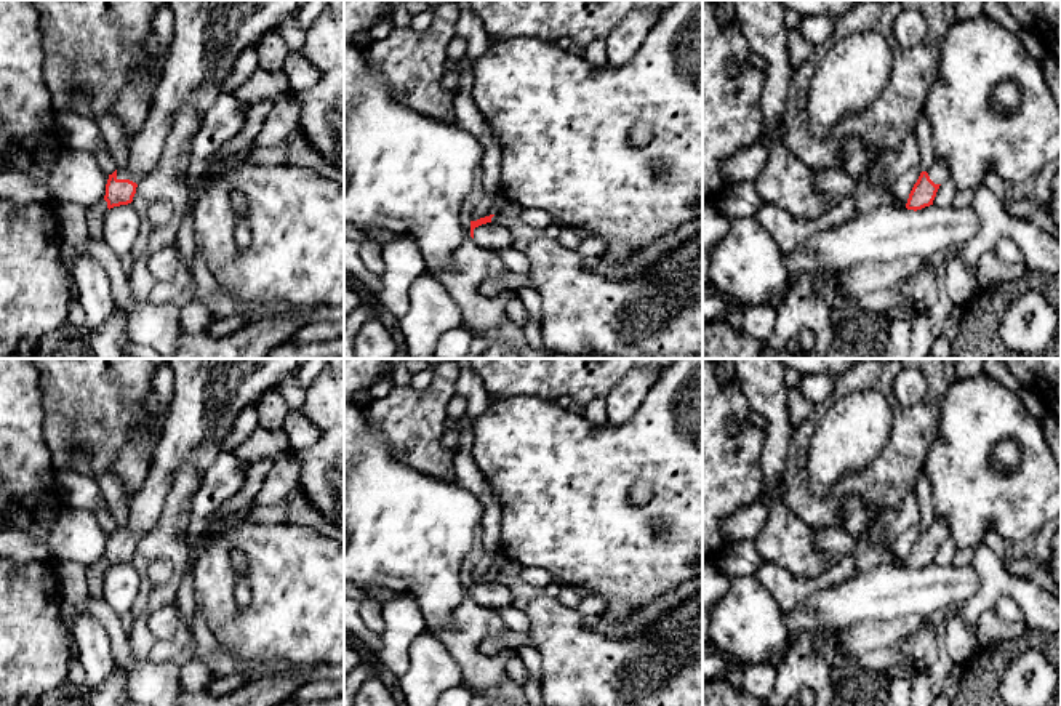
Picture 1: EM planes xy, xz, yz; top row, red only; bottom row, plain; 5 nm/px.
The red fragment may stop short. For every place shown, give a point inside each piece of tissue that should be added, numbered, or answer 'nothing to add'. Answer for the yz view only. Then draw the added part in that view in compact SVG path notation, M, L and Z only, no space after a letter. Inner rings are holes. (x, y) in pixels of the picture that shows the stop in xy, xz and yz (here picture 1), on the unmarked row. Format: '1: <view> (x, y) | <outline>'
1: yz (938, 532) | M935 517L935 522L933 525L927 530L930 538L935 541L935 543L941 543L943 540L949 538L949 530L947 530L947 525L943 519L939 517Z

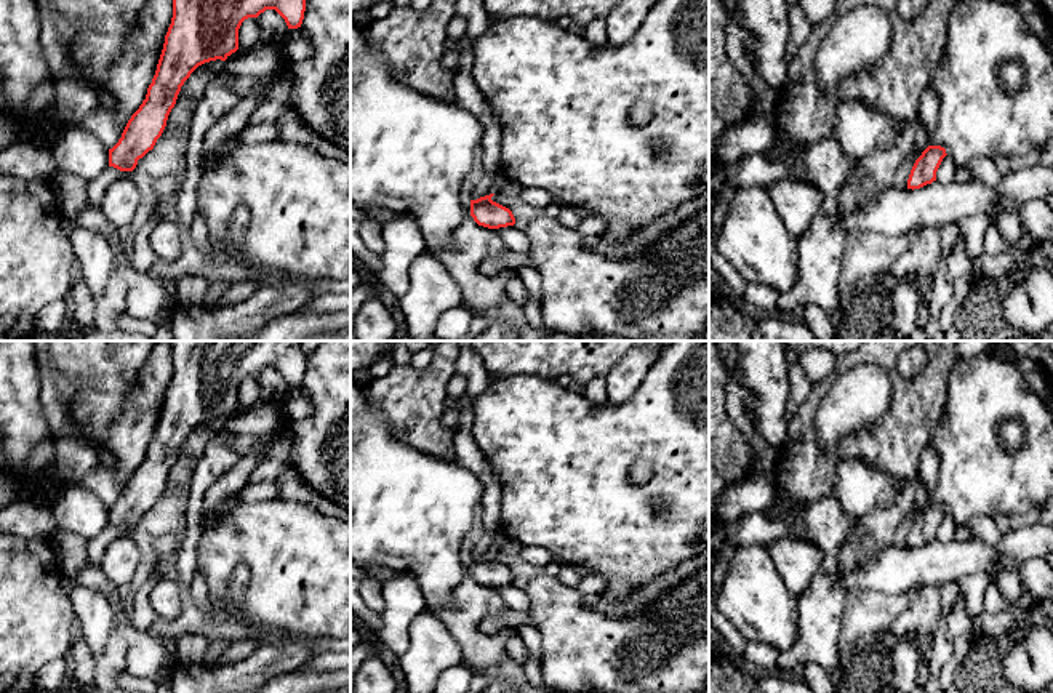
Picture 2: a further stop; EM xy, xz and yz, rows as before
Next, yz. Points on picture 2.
nothing to add

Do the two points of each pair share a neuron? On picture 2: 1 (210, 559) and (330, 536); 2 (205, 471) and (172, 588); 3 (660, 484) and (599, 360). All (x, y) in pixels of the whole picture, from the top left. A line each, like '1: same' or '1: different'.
1: same
2: different
3: different

